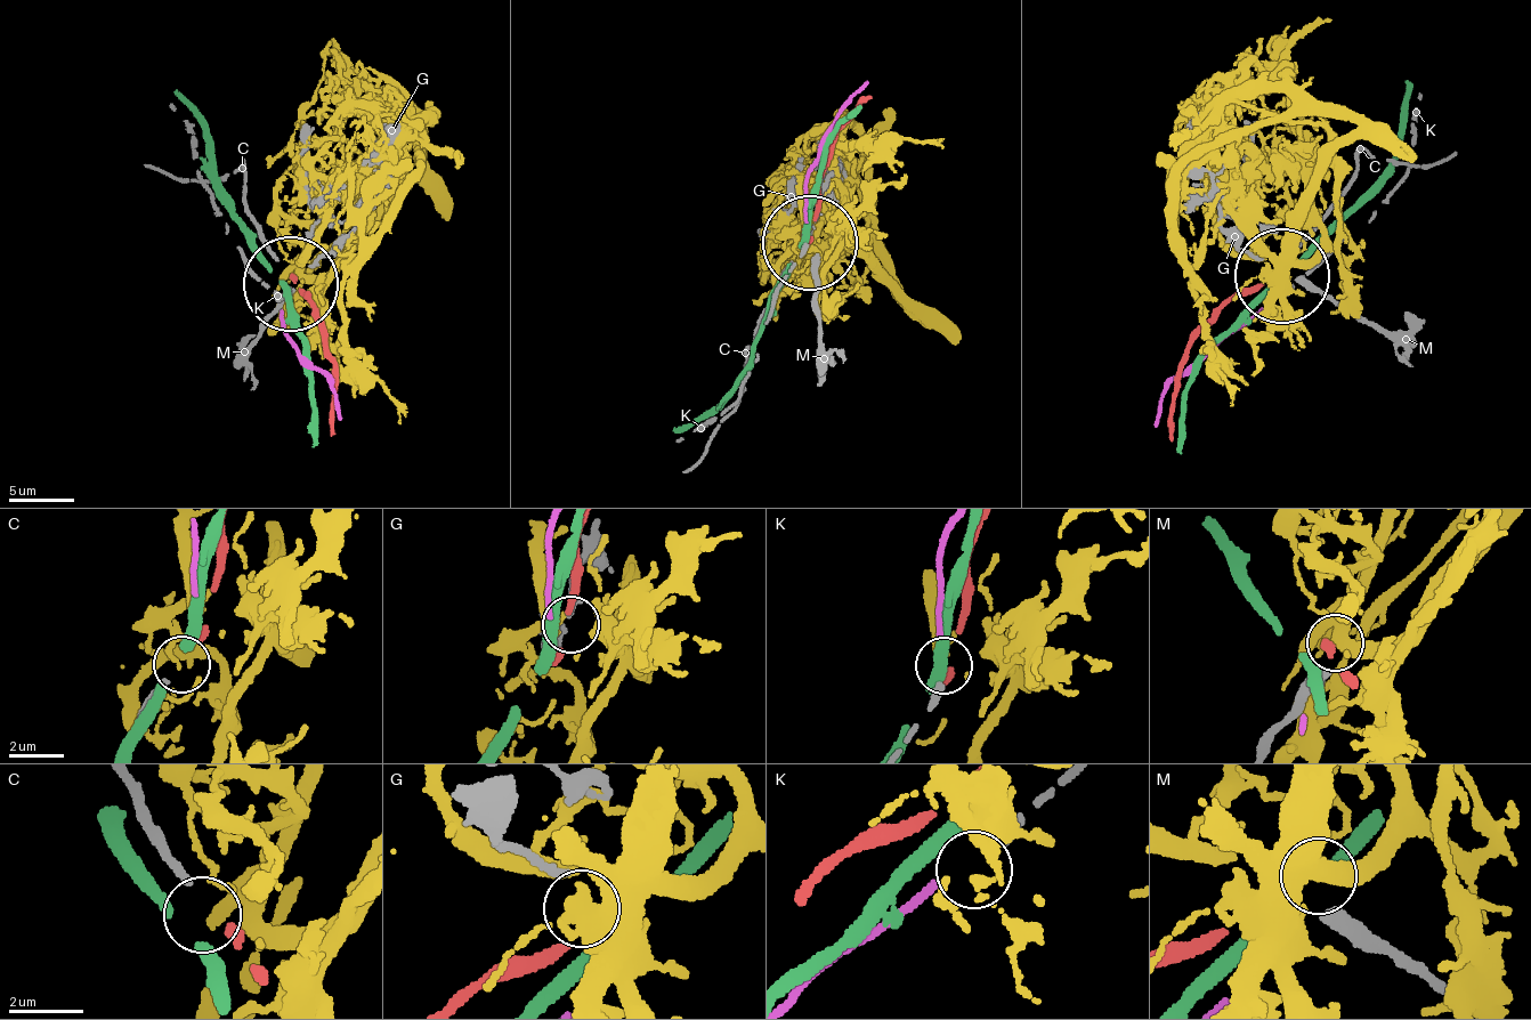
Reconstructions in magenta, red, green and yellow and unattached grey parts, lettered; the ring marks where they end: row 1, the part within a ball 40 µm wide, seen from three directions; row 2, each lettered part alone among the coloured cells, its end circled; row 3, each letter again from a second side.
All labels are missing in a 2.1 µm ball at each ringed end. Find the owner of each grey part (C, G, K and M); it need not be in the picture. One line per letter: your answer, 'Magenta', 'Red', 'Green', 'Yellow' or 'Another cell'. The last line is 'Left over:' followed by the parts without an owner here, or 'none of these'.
C: Red
G: Another cell
K: Magenta
M: Another cell
Left over: G, M

